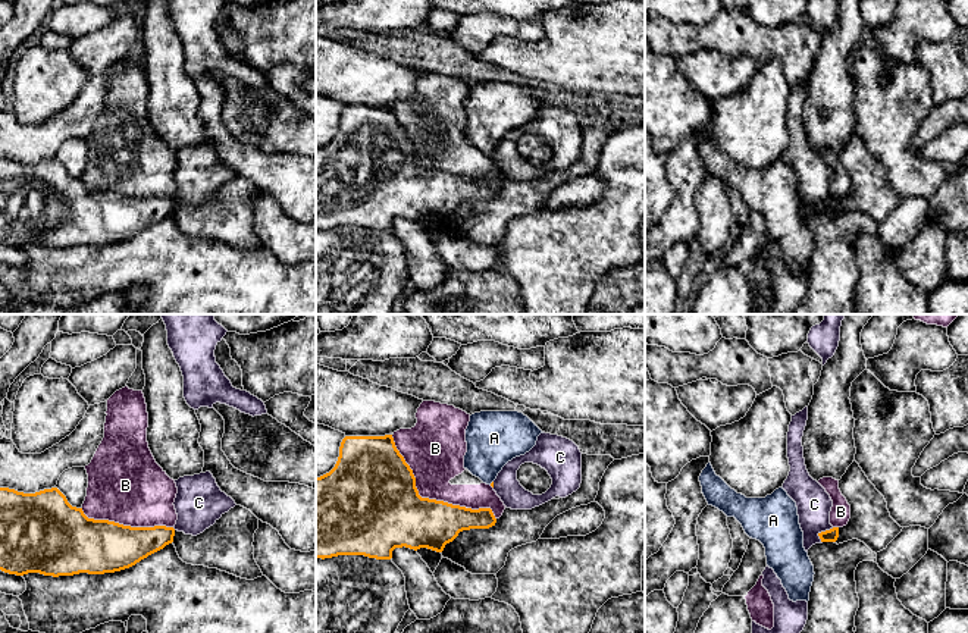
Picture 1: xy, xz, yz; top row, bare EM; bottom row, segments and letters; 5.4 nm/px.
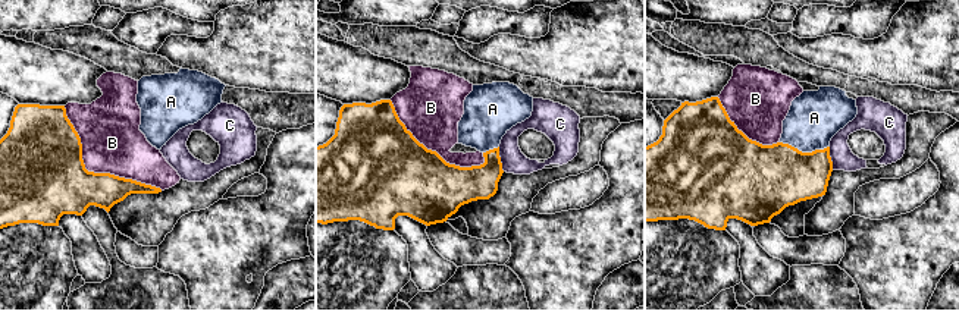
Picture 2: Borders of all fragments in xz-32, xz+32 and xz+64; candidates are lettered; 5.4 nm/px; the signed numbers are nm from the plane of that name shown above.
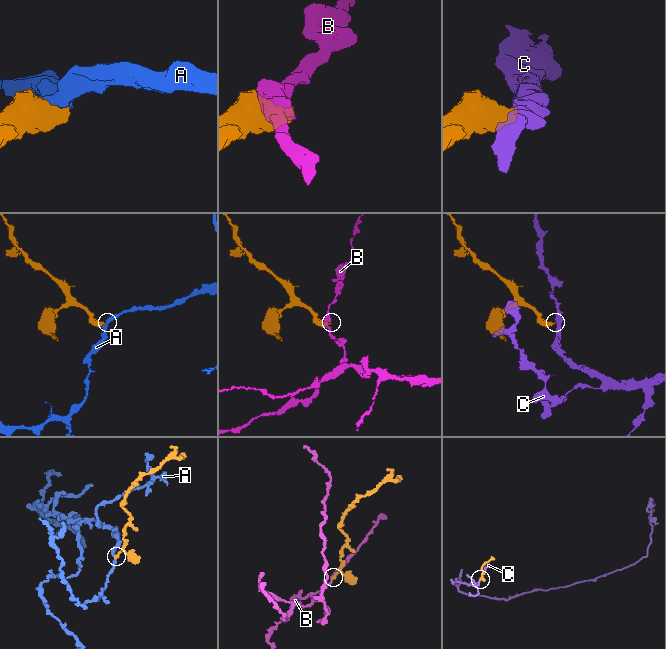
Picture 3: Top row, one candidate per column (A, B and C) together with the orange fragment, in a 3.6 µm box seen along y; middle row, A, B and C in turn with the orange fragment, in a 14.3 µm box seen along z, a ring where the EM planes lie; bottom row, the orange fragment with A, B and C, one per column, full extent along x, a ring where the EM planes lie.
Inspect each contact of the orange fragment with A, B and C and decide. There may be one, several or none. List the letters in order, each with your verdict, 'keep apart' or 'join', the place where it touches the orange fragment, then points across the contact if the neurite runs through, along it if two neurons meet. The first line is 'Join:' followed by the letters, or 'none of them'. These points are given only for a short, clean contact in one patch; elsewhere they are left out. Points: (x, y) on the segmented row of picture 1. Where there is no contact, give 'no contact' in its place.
Join: A
A: join | no contact
B: keep apart | xz (431, 500)
C: keep apart | yz (821, 532) | along yz (833, 527), (818, 535), (821, 542)

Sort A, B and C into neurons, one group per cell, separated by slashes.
A / B / C

